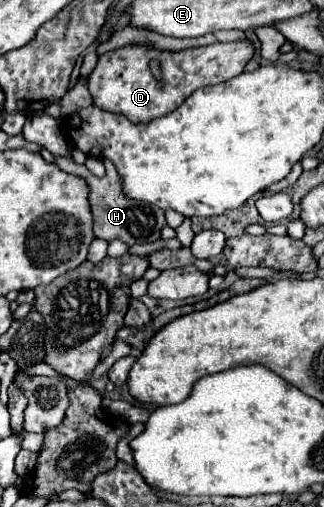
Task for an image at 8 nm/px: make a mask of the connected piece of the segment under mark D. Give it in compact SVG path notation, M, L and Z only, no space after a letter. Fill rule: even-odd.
M248 40L242 42L216 42L202 48L188 50L158 50L150 44L130 44L100 56L96 68L88 76L88 90L94 104L102 110L122 114L134 124L148 124L158 116L174 112L194 90L226 82L244 72L246 62L254 56L254 46ZM148 60L160 60L162 78L154 78L148 68Z

